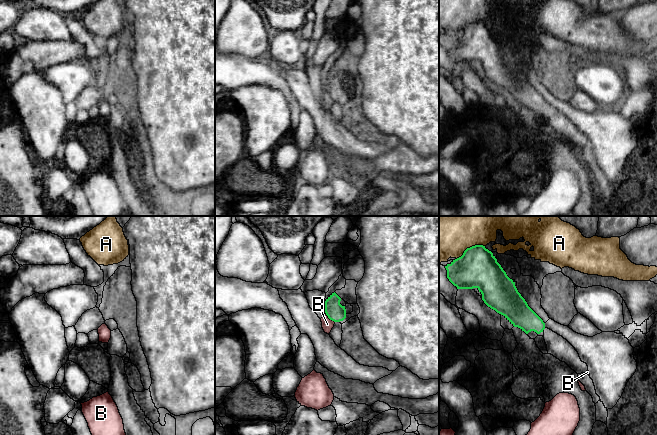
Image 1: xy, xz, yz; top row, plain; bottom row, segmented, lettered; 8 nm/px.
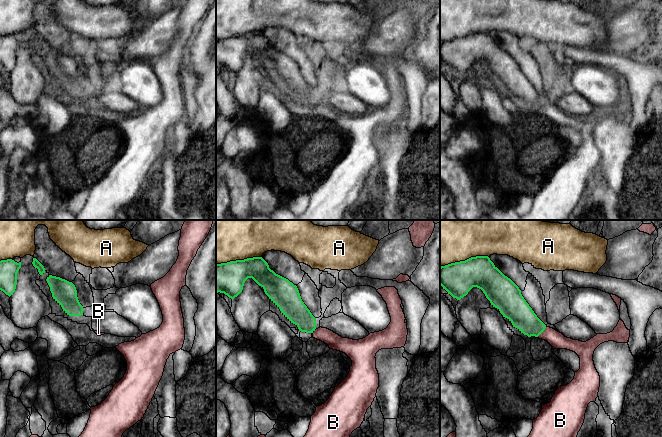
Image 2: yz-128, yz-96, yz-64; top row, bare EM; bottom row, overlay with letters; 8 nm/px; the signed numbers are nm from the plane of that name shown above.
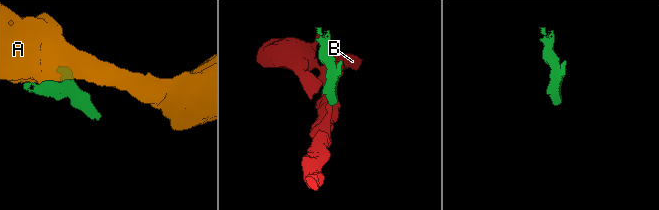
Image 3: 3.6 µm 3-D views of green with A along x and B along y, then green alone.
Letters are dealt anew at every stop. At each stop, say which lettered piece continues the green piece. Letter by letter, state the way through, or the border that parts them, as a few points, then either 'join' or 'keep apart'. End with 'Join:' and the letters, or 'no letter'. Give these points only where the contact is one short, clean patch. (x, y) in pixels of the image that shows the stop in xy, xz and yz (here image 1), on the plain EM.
A: keep apart
B: along xz (325, 90), (334, 98) | keep apart
Join: no letter

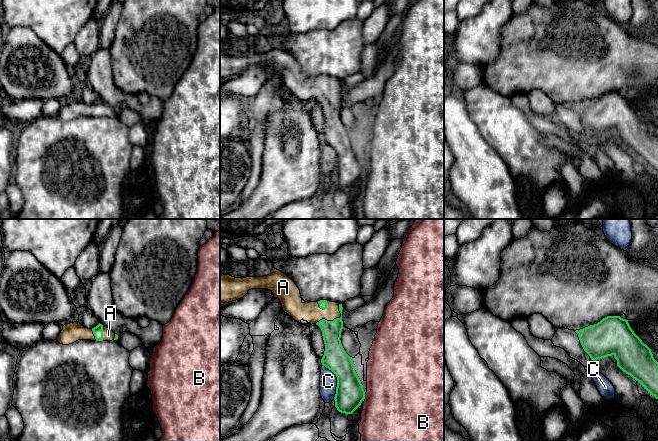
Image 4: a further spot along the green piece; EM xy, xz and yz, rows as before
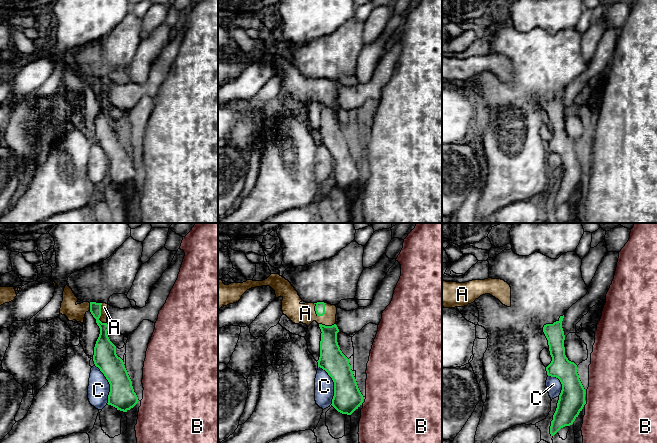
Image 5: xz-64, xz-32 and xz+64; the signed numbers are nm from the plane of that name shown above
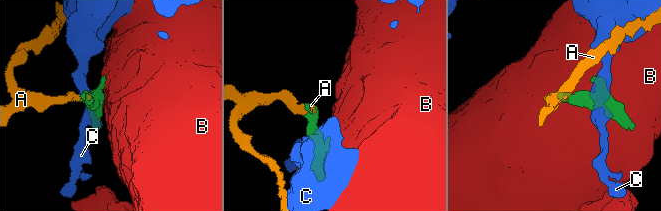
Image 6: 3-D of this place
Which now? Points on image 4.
A: across xz (331, 106), (334, 95), (324, 89), (309, 87) | join
B: along xz (364, 169), (365, 174) | keep apart
C: along xz (322, 140), (336, 153), (334, 175) | keep apart
Join: A

